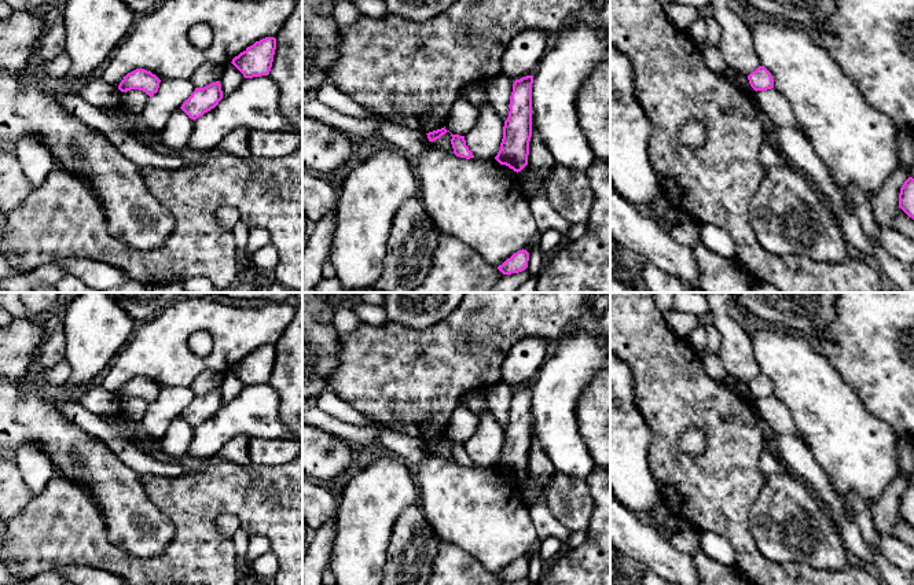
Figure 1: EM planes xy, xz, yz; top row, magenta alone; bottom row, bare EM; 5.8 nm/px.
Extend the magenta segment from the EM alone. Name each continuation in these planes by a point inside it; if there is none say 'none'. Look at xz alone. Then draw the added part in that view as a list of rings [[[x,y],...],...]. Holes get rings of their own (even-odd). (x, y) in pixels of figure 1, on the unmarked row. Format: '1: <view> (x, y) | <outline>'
none

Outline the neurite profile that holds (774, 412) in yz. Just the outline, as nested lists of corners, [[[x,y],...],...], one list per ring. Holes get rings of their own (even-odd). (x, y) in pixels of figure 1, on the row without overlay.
[[[775,395],[757,398],[753,405],[761,420],[767,423],[772,431],[783,435],[794,435],[803,439],[788,406]]]

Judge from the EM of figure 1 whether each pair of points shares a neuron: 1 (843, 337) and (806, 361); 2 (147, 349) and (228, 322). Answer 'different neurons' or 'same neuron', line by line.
1: different neurons
2: same neuron

